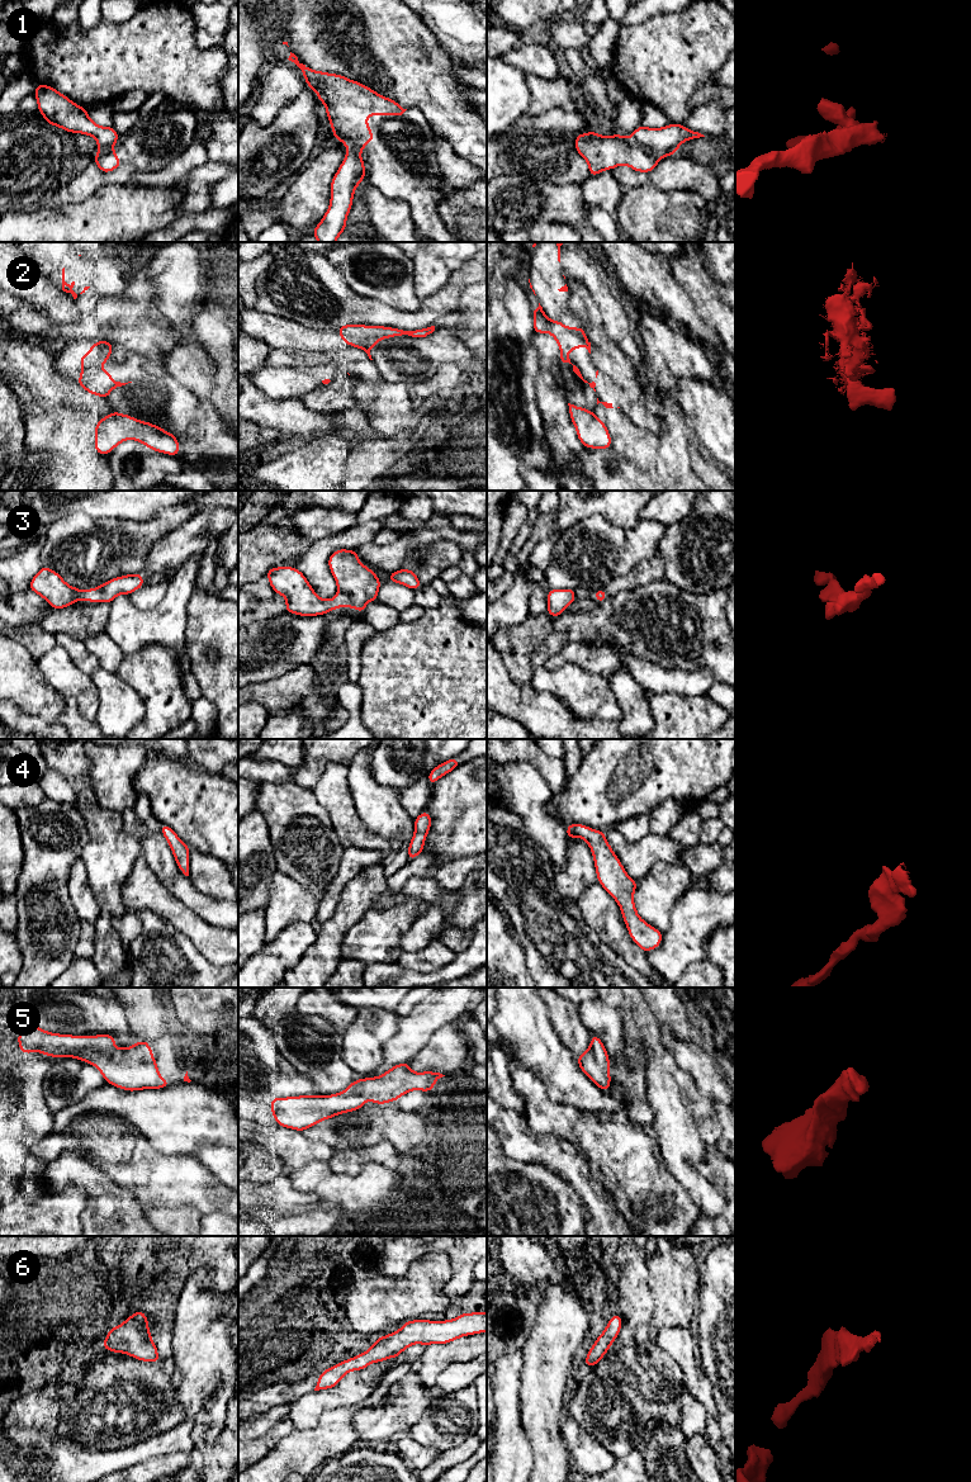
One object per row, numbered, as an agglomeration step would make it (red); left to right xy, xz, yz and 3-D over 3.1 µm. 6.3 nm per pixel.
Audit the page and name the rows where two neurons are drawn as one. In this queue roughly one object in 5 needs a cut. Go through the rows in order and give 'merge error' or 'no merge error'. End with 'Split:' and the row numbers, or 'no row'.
1: merge error
2: merge error
3: no merge error
4: no merge error
5: no merge error
6: no merge error
Split: 1, 2

